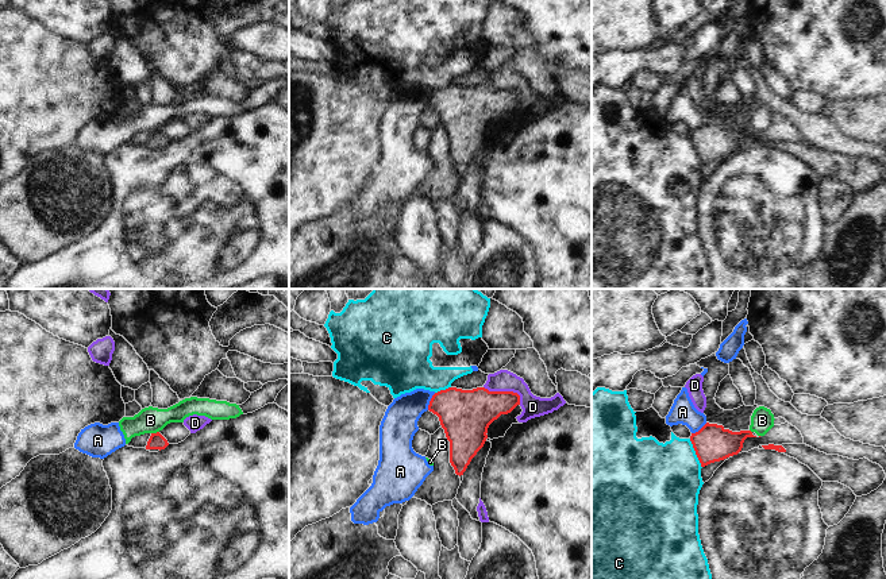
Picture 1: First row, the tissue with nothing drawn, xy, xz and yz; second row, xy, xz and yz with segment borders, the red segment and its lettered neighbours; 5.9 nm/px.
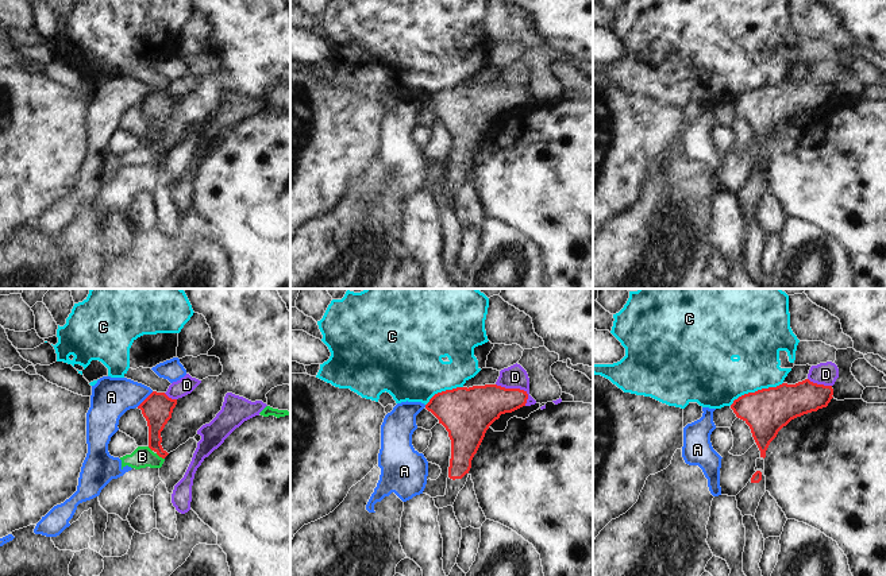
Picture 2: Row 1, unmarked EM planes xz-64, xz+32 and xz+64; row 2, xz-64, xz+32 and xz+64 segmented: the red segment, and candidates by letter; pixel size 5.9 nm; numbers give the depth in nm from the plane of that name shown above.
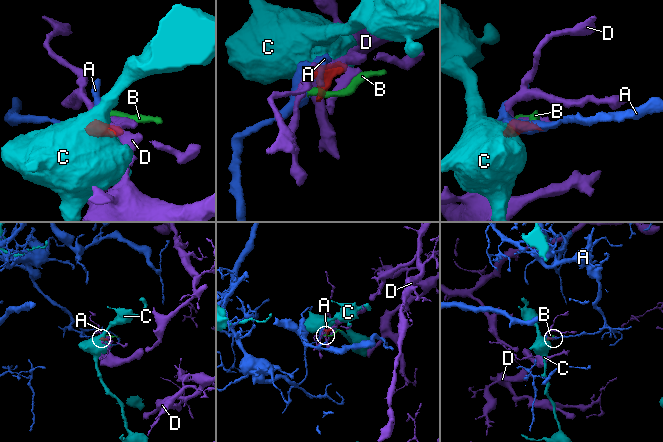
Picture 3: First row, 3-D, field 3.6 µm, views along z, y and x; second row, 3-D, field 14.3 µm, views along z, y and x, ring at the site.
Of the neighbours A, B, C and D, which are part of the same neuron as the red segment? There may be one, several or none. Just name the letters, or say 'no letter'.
no letter

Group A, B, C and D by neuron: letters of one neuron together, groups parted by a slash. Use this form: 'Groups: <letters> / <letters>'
Groups: A B / C / D.

